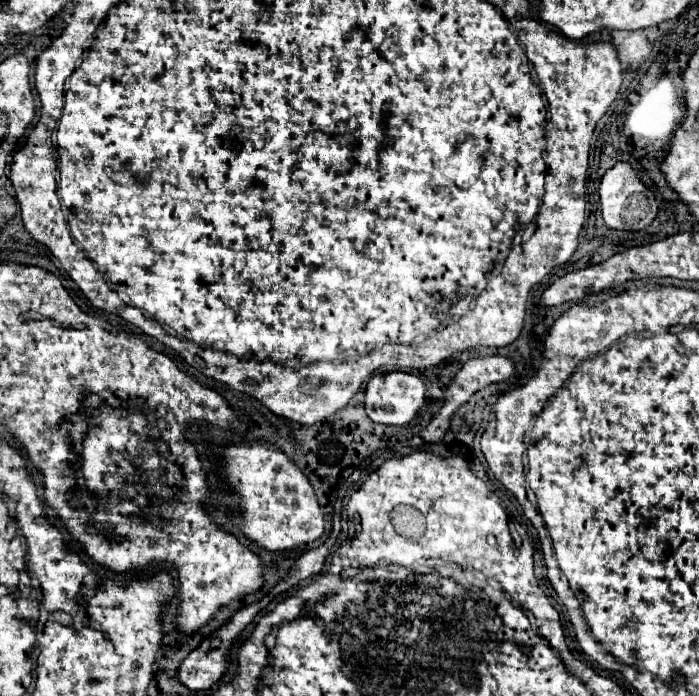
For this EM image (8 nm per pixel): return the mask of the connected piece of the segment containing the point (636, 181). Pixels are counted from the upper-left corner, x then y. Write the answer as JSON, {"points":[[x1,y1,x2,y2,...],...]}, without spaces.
{"points":[[620,162,614,168,610,168,602,180,600,180,600,188,598,188,598,196,600,196,600,206,602,206,602,218,604,224,612,230,642,230,646,228,658,214,658,202,654,200,652,190,648,190,640,178,636,176,636,172,632,170,630,164]]}

